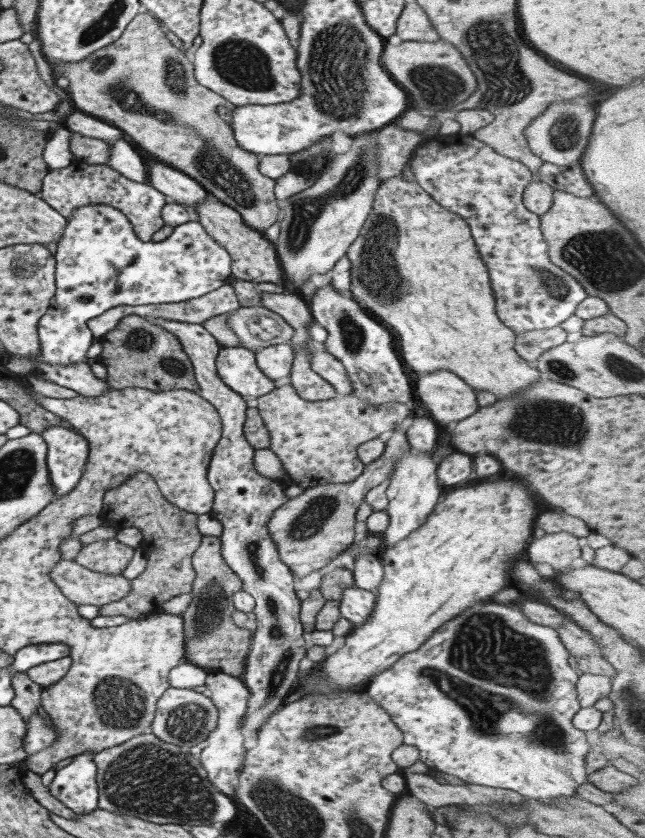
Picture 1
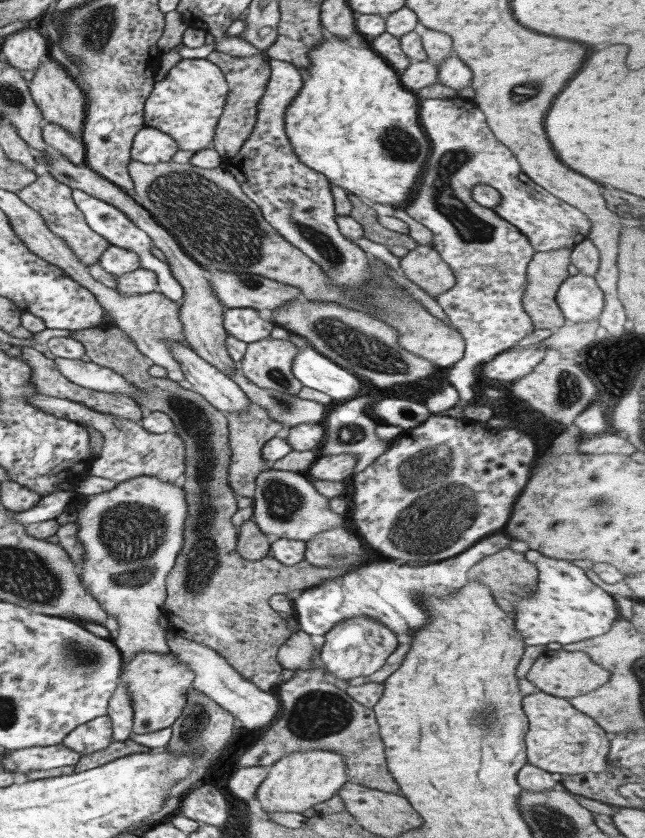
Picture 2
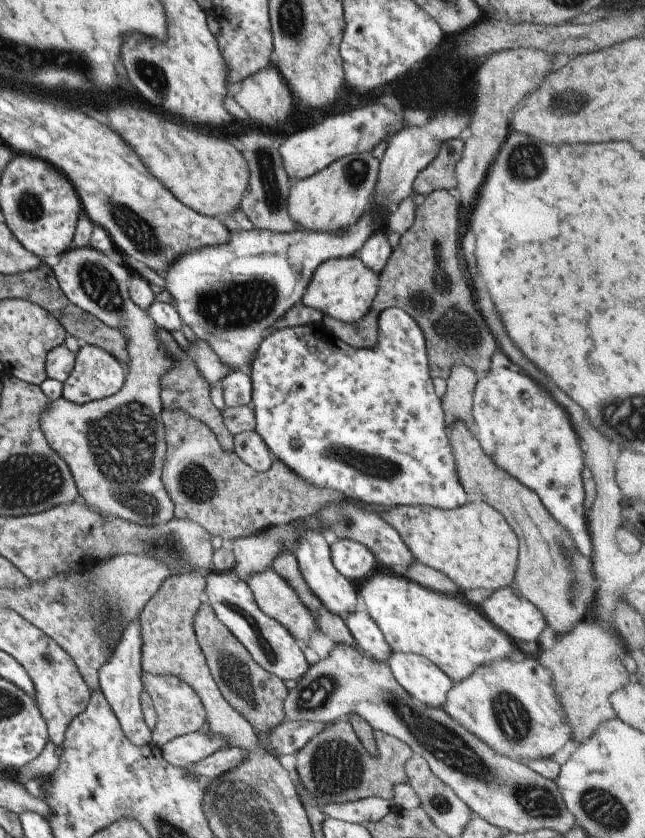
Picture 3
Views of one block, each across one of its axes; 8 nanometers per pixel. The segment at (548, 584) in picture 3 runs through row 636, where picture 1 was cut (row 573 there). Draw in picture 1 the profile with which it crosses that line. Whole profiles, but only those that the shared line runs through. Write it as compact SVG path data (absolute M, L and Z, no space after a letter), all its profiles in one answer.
M555 532L531 539L526 551L530 562L549 564L557 574L562 574L576 558L581 557L583 543L584 541L569 532Z

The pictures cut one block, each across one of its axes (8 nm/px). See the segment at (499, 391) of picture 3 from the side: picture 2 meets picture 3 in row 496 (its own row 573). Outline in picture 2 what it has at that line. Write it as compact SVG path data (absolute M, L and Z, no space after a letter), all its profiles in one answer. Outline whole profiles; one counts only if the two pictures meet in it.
M536 549L526 551L524 558L538 570L536 593L518 595L512 614L514 626L526 646L547 645L550 642L567 645L604 635L611 630L619 611L615 597L591 582L585 570L570 561L546 558Z

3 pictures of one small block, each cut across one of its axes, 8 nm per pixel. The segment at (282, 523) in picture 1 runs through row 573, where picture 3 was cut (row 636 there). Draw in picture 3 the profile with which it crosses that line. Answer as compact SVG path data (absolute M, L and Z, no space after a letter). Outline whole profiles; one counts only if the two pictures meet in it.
M272 566L258 573L251 573L247 577L246 584L250 588L259 610L265 616L276 620L276 623L283 625L297 642L308 643L310 636L314 632L319 632L312 612L300 601L293 587L283 577L280 577Z

